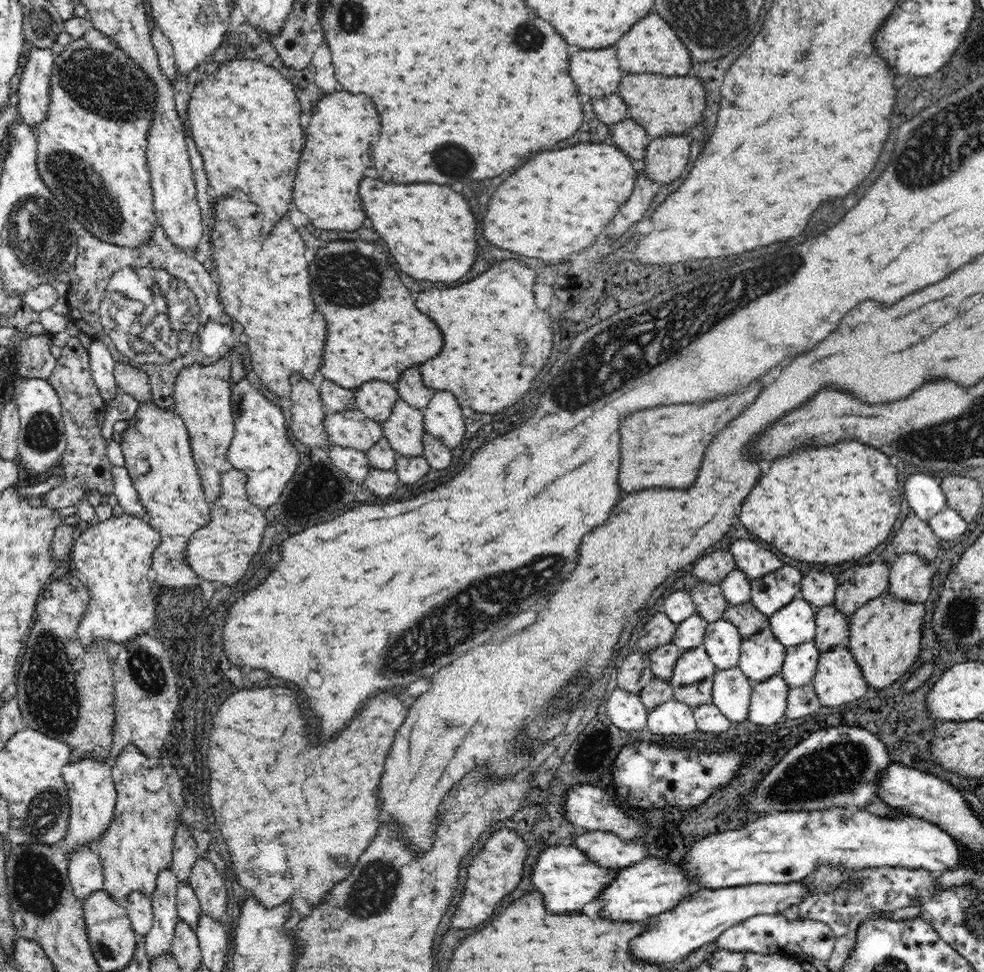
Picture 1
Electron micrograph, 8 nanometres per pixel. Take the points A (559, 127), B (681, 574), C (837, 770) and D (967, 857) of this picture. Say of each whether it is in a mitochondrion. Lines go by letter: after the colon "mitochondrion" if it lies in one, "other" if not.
A: other
B: other
C: mitochondrion
D: other

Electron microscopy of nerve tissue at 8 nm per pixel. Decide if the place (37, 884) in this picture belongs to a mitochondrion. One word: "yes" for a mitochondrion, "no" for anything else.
yes

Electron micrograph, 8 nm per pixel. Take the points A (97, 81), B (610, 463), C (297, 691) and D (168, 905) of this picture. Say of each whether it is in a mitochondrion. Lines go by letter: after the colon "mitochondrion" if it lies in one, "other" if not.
A: mitochondrion
B: other
C: other
D: other

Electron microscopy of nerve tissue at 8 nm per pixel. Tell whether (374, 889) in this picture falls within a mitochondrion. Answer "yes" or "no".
yes

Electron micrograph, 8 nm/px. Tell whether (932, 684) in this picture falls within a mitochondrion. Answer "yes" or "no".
no

